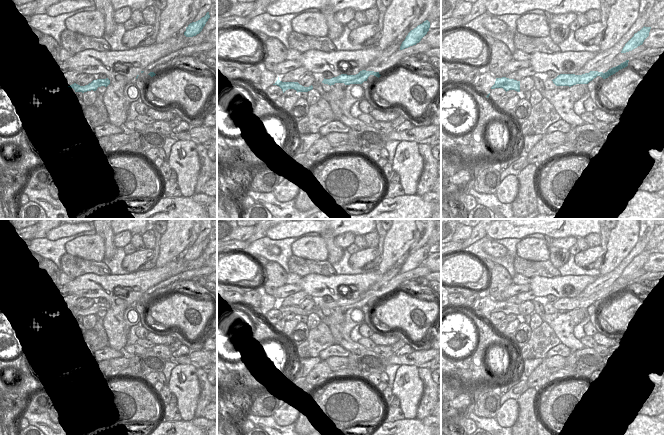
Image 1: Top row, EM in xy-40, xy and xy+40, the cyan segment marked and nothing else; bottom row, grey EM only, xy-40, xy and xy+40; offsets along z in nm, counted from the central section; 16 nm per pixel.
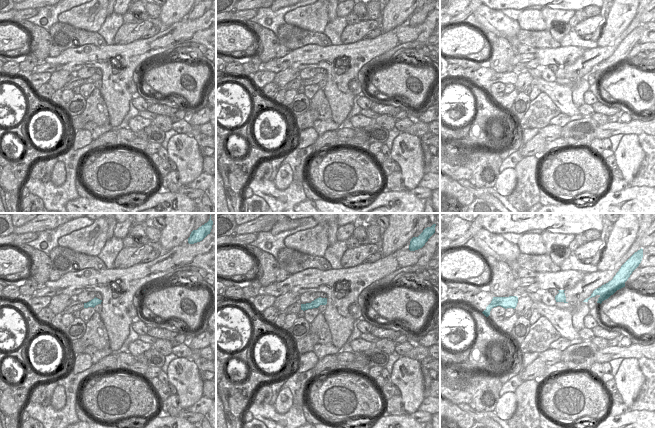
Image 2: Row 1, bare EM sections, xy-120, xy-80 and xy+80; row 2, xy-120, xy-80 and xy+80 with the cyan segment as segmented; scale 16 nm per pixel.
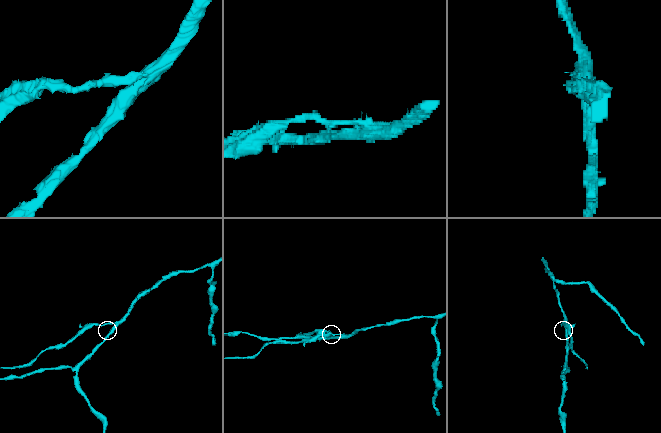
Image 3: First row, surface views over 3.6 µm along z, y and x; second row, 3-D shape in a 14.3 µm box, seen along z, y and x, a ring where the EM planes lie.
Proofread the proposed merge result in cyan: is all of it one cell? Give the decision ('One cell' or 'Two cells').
Two cells.

